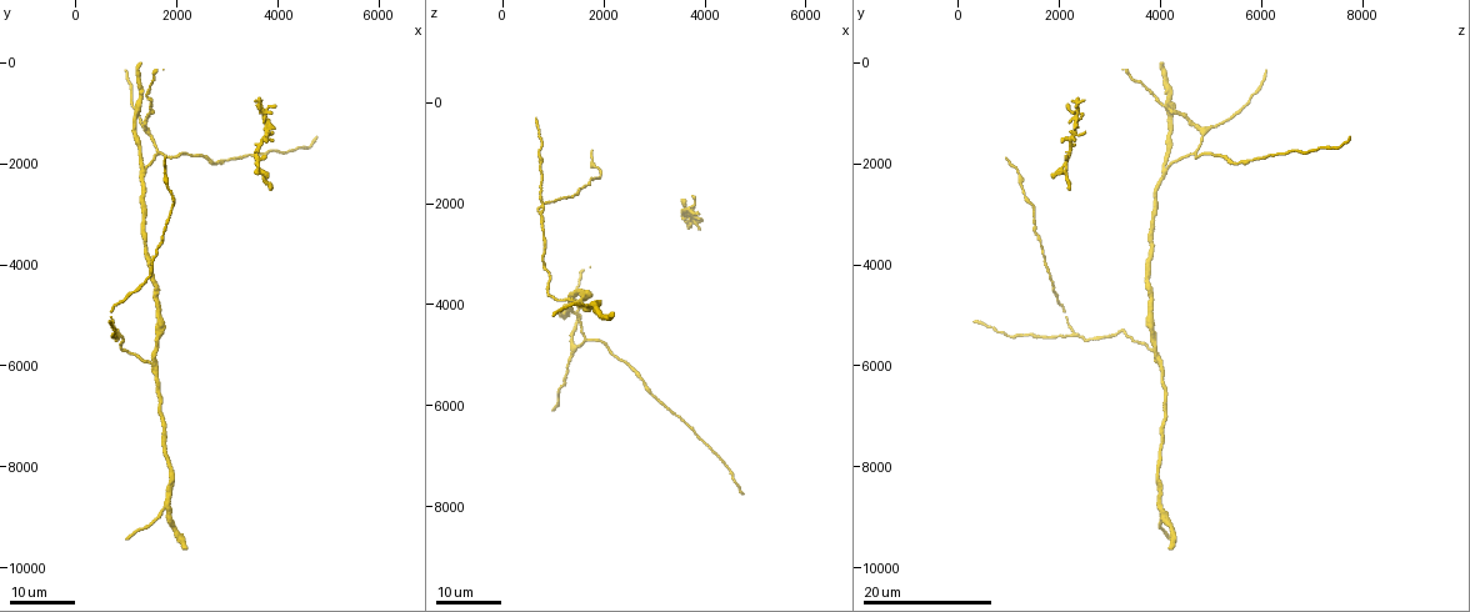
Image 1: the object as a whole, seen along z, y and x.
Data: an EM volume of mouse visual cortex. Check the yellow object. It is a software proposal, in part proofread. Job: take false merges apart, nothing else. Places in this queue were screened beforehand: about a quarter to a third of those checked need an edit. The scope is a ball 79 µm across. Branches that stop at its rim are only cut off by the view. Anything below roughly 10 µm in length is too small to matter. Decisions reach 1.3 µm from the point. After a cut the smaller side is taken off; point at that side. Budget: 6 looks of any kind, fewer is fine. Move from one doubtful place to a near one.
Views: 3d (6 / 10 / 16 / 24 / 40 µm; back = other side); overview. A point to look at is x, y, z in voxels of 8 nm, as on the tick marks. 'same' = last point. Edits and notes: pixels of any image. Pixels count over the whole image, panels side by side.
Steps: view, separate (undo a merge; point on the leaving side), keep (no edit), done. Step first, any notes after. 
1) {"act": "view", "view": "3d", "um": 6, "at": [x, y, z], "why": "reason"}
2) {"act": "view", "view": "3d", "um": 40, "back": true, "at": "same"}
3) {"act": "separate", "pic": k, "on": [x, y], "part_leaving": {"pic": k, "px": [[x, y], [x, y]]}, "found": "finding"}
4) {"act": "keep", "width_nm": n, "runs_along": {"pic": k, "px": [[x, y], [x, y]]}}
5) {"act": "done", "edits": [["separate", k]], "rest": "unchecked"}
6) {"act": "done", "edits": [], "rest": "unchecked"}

{"act": "view", "view": "3d", "um": 24, "at": [800, 5400, 2300], "why": "branch point"}

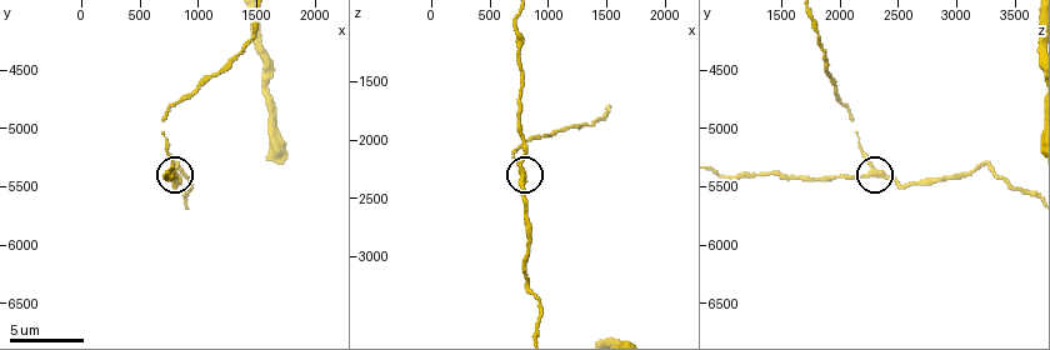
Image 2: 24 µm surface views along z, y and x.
{"act": "view", "view": "3d", "um": 6, "at": [800, 5380, 2300]}

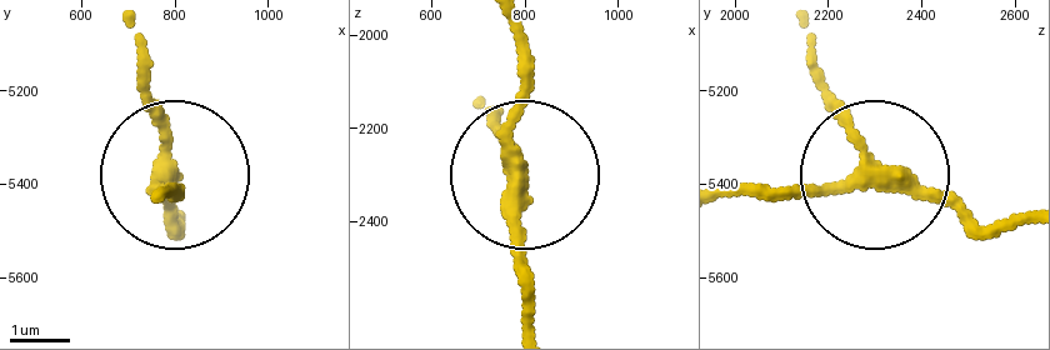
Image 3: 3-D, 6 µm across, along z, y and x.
{"act": "view", "view": "3d", "um": 6, "back": true, "at": [785, 5360, 2295]}

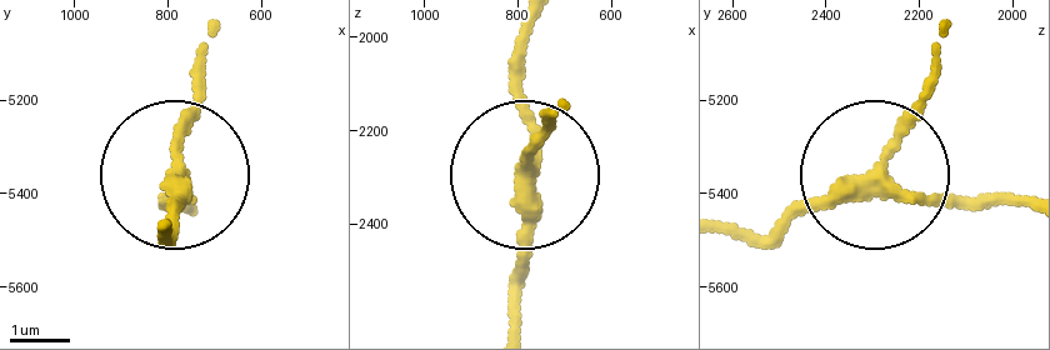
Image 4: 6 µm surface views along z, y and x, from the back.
{"act": "keep", "side_arm_um": 18, "runs_along": {"pic": 4, "px": [[505, 319], [535, 125], [520, 25]]}, "found": "continuous, no second neuron"}

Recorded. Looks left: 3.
{"act": "view", "view": "3d", "um": 24, "at": [1700, 1850, 4700], "why": "branch point"}

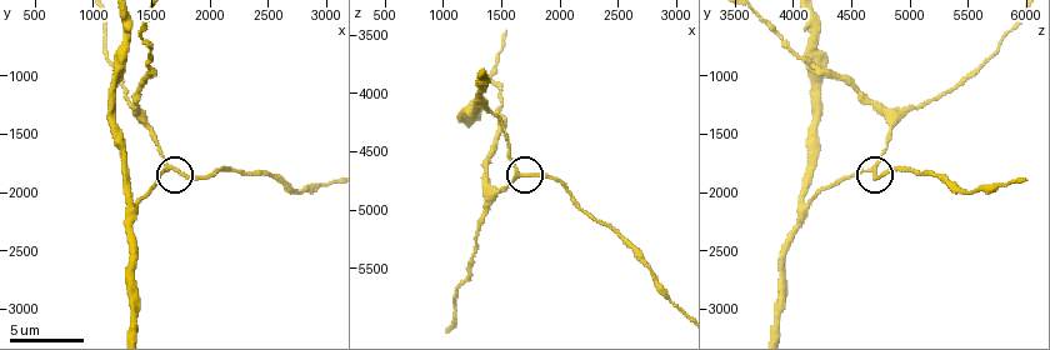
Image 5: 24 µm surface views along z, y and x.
{"act": "view", "view": "3d", "um": 10, "at": [1660, 1800, 4700]}

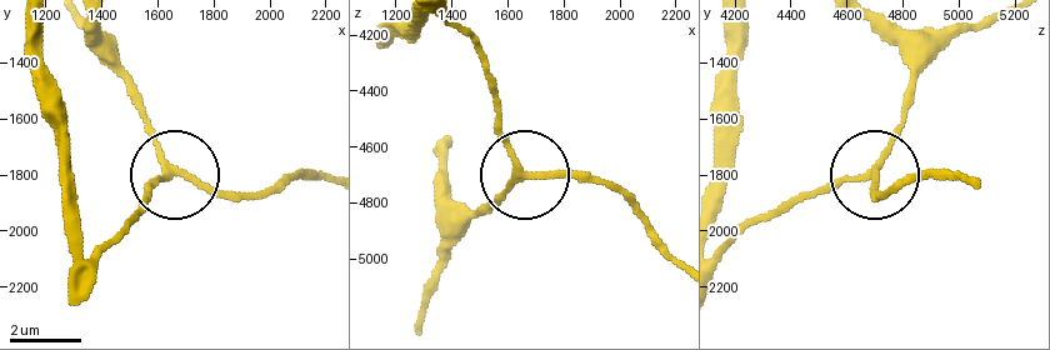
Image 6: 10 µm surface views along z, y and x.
{"act": "view", "view": "3d", "um": 10, "back": true, "at": [1640, 1770, 4710]}

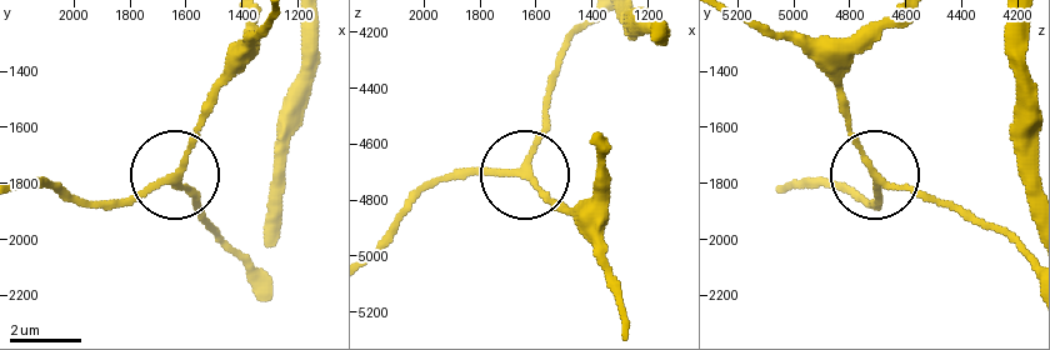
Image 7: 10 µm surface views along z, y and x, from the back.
{"act": "keep", "runs_along": {"pic": 7, "px": [[1025, 253], [881, 178], [840, 103]]}, "found": "all the same neuron"}

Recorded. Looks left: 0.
{"act": "done", "edits": [], "rest": "unchecked"}

